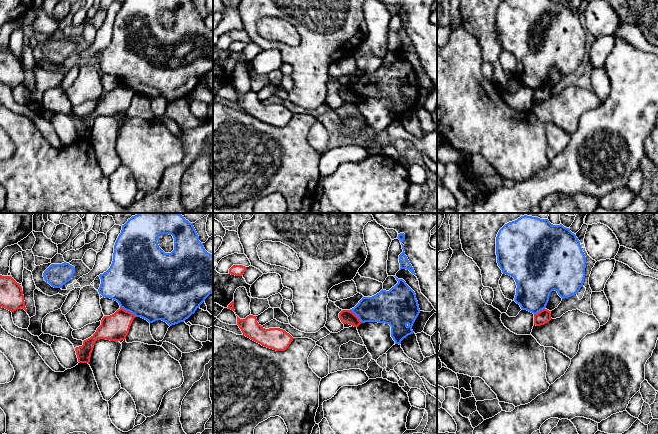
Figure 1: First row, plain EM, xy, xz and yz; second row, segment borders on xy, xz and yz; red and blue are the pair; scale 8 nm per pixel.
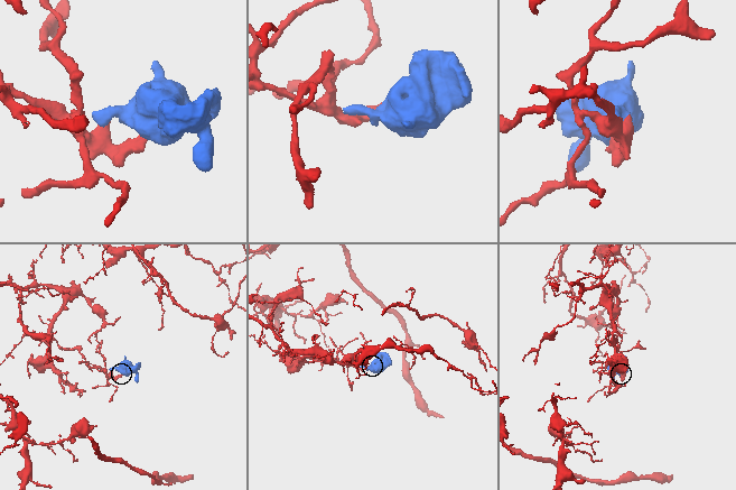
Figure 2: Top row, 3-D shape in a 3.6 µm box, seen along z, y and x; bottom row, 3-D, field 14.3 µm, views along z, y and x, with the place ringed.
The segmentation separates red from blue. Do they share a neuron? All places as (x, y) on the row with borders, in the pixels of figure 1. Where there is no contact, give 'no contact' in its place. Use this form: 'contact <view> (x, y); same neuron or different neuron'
contact xy (128, 311); different neuron

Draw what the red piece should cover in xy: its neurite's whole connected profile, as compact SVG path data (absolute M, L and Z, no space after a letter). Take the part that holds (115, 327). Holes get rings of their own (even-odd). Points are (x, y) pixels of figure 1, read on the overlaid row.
M121 307L114 314L104 316L96 332L90 338L84 340L82 346L75 348L78 362L89 364L91 353L97 340L125 340L135 317L134 314Z

